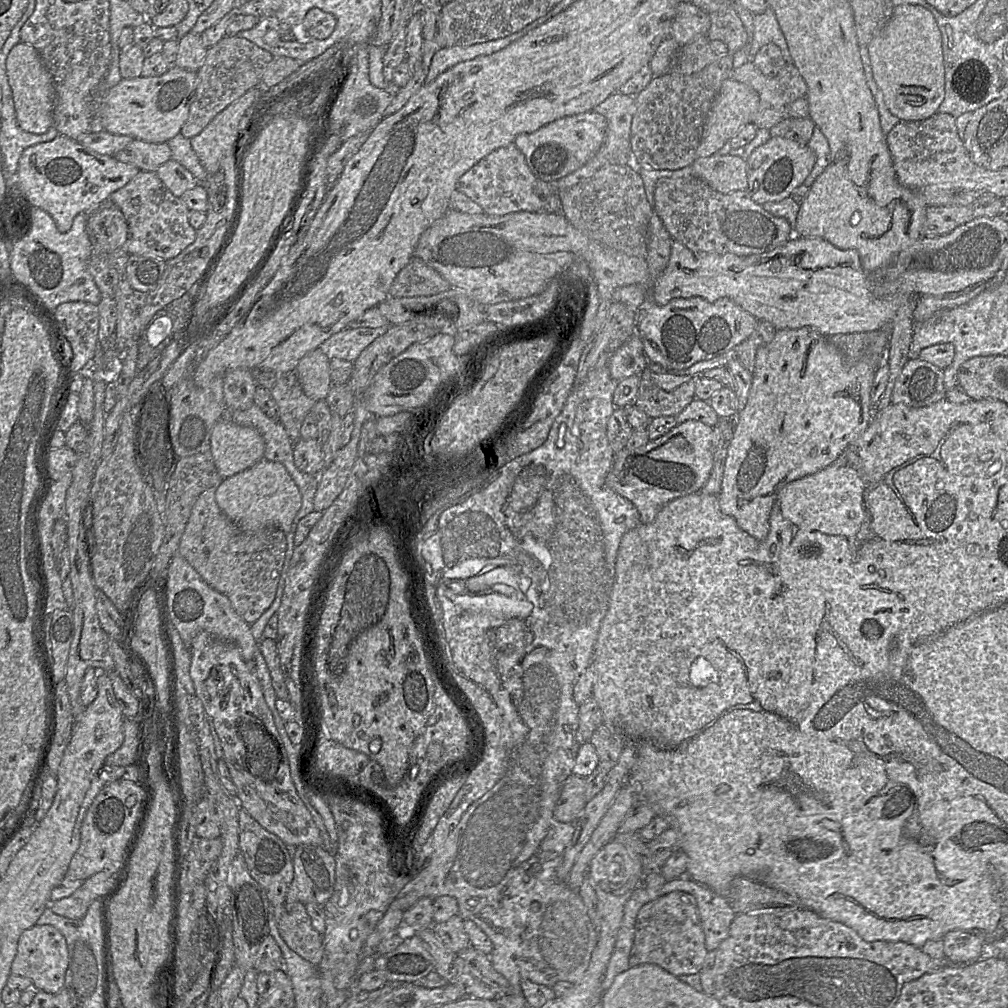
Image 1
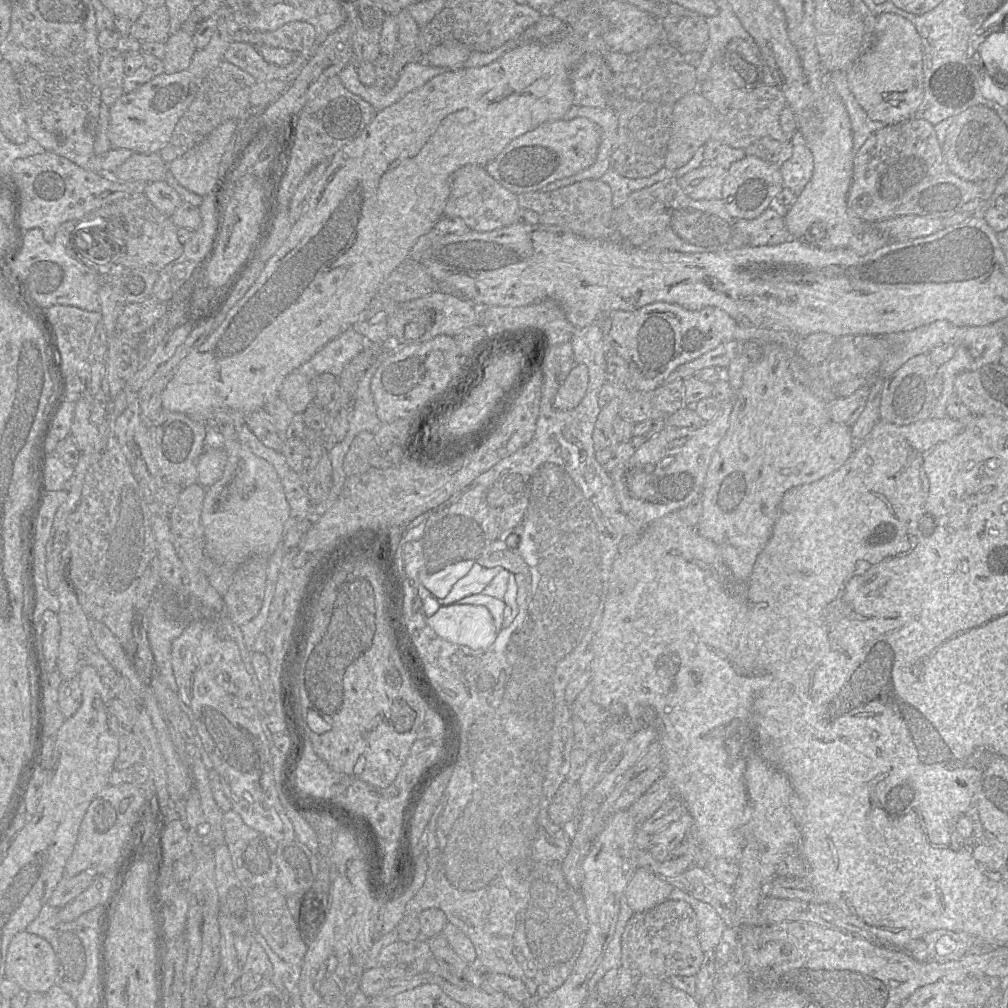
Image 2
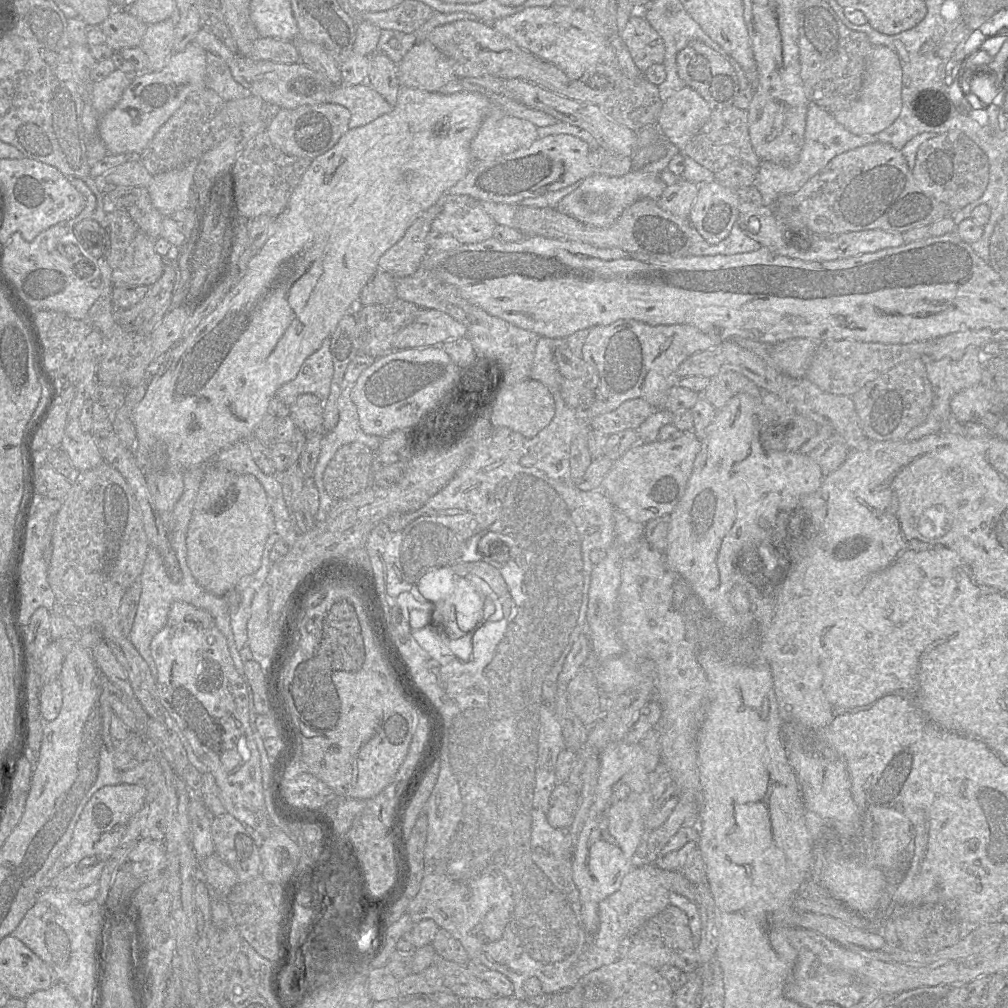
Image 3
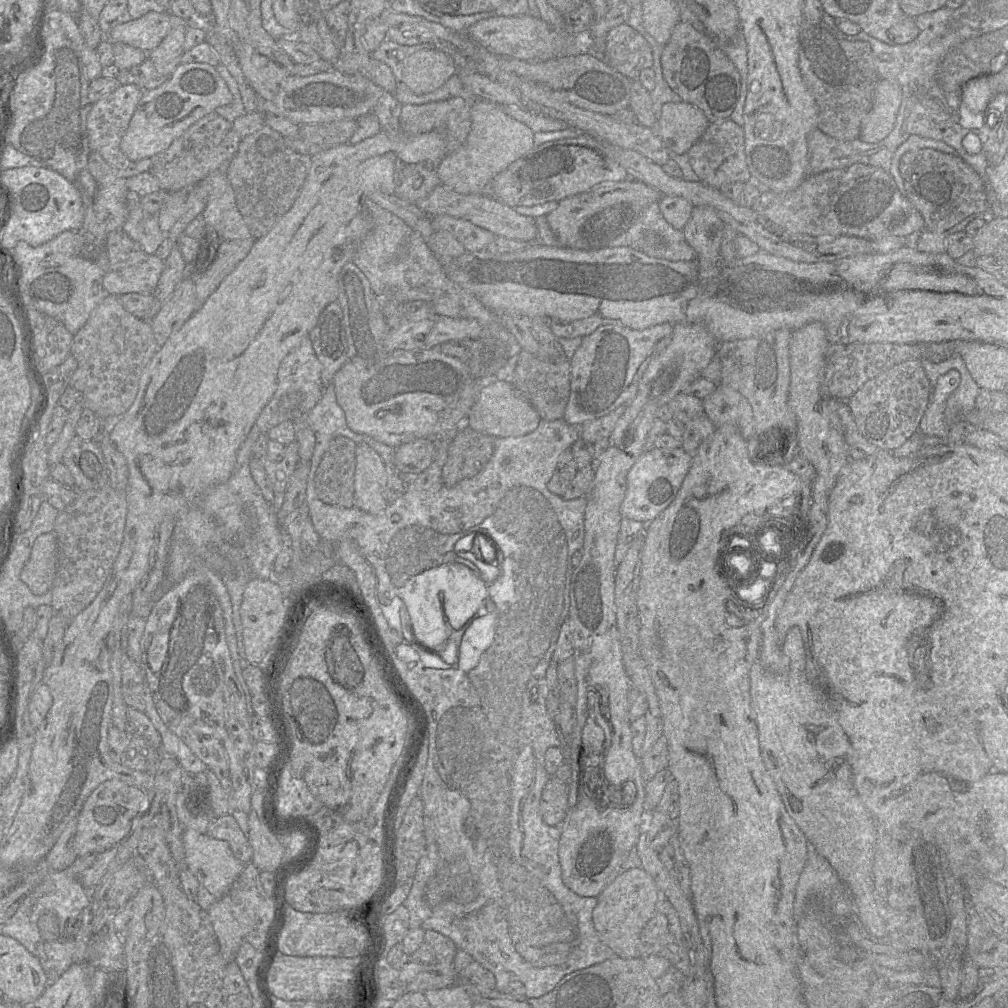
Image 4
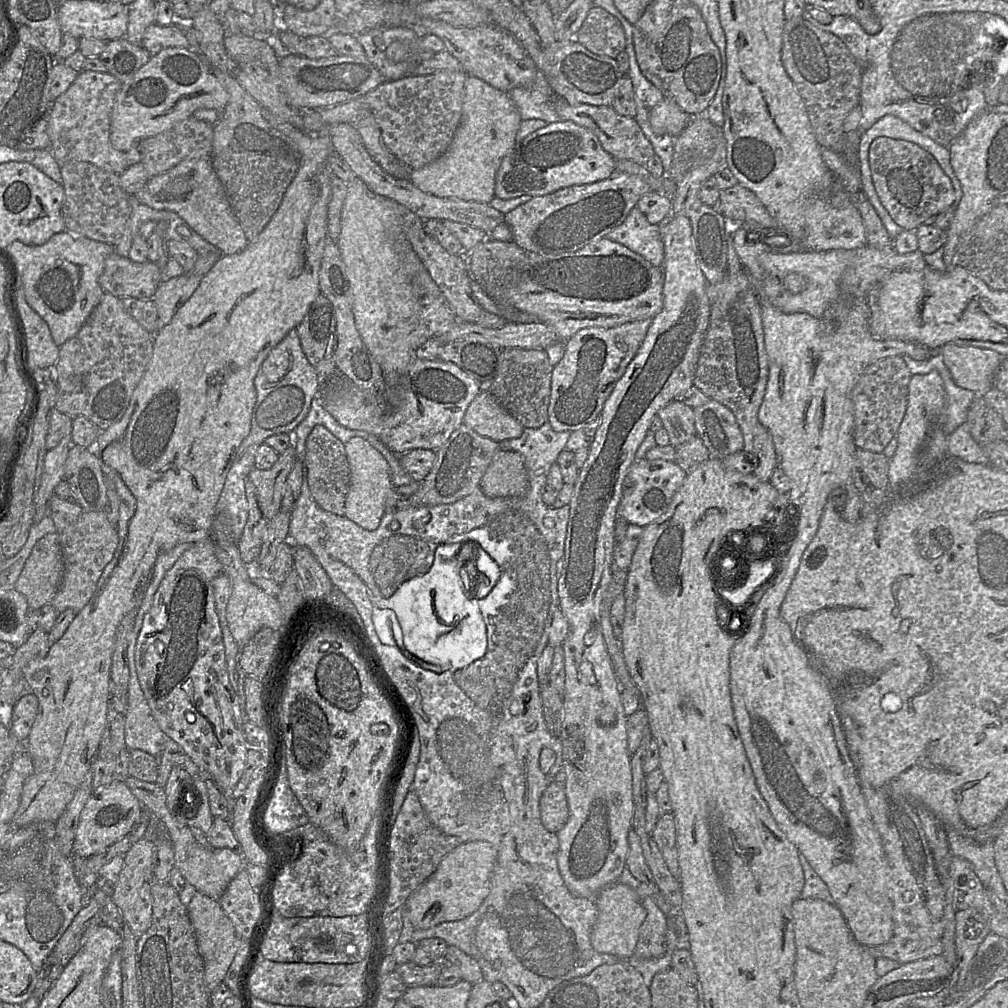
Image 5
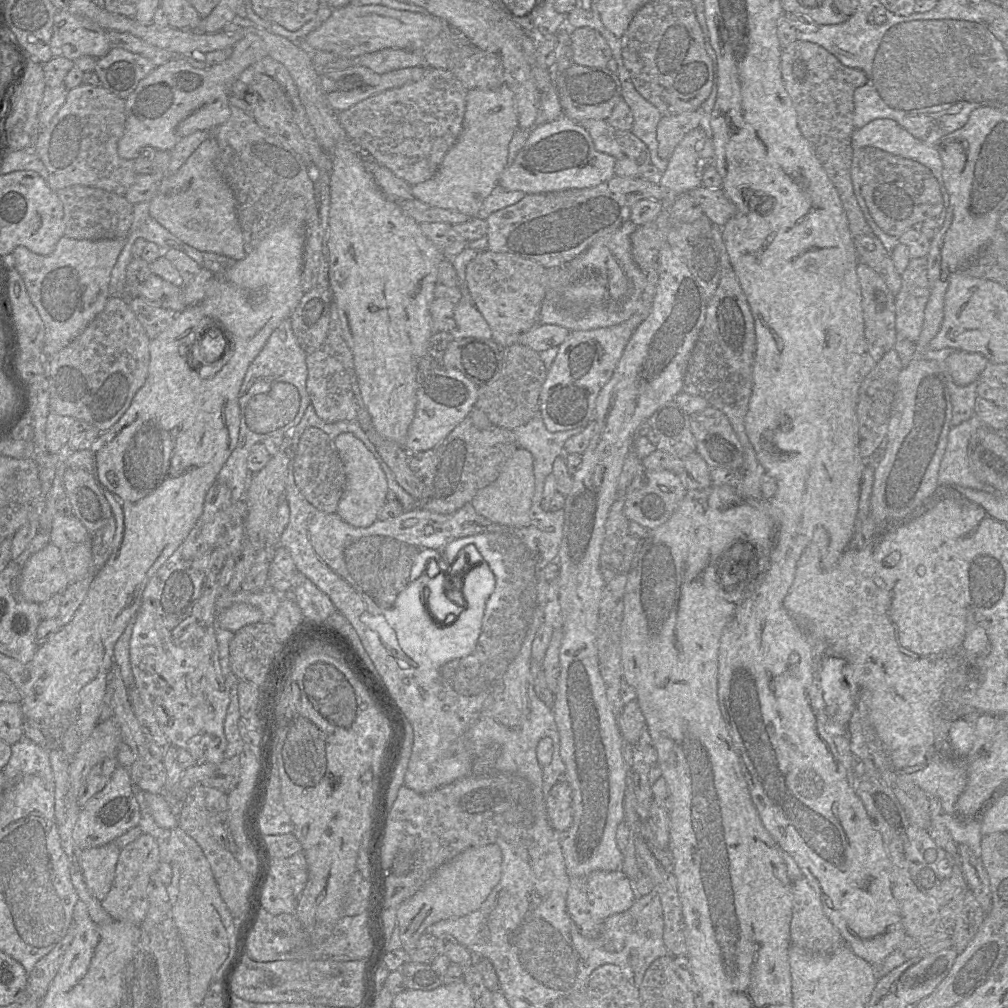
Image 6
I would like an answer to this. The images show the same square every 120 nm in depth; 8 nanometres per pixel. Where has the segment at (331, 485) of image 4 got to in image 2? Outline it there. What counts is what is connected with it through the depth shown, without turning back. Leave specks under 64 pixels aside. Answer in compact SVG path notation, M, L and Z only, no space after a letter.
M360 432L352 441L344 458L343 469L347 477L366 472L370 466L370 457L376 450L375 434Z

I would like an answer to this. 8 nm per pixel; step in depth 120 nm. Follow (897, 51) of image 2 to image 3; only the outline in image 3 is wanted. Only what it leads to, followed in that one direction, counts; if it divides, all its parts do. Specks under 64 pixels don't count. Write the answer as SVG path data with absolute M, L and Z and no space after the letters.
M874 46L867 61L859 95L847 110L833 112L835 119L856 135L876 134L891 125L902 109L903 72L898 54L887 46Z

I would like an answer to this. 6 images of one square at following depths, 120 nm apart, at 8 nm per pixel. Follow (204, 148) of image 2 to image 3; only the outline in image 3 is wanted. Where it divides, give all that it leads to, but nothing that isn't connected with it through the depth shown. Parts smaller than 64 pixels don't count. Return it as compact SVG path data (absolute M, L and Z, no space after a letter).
M196 163L167 171L152 178L148 192L153 205L164 217L185 208L196 207L194 172Z

